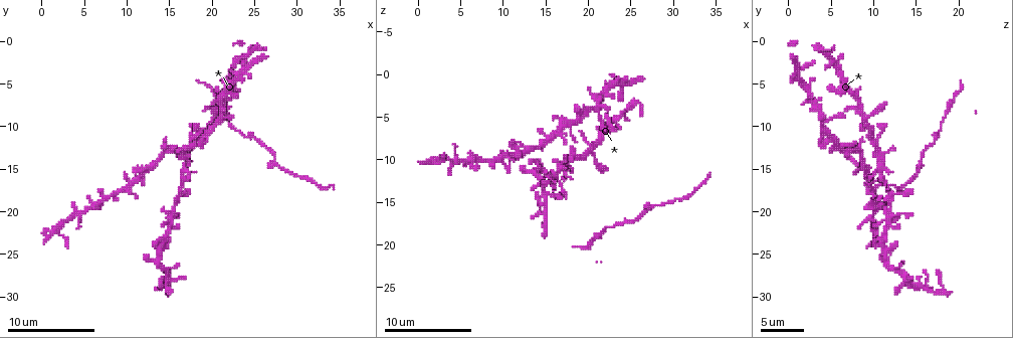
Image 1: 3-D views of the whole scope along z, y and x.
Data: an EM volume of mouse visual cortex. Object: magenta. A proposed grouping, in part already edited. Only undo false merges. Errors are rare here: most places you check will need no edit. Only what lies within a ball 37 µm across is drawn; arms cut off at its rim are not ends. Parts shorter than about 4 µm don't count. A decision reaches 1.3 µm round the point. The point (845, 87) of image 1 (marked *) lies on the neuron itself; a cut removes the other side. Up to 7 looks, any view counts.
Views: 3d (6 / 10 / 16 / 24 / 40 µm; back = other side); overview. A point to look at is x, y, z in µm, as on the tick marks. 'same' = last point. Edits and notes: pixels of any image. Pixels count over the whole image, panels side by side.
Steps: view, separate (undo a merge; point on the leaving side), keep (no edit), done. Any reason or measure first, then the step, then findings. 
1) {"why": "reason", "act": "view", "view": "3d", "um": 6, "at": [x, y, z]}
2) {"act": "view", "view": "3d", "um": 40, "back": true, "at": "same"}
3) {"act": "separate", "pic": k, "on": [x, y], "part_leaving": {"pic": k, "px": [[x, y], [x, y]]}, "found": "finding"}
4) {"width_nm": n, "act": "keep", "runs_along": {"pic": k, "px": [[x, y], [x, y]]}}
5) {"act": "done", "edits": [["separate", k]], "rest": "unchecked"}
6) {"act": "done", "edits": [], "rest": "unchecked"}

{"why": "four arms meet", "act": "view", "view": "3d", "um": 10, "at": [21.2, 7.8, 2.8]}

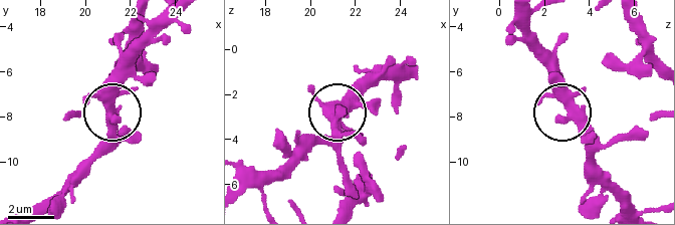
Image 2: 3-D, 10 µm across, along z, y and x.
{"arms": 4, "act": "keep", "runs_along": {"pic": 2, "px": [[647, 55], [609, 63], [567, 111], [569, 92], [547, 53]]}, "found": "continuous, no second neuron"}

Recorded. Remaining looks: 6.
{"why": "branch point", "act": "view", "view": "3d", "um": 10, "at": [20.4, 9.0, 9.6]}

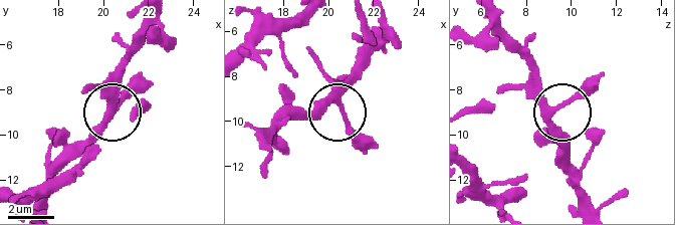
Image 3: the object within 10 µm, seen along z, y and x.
{"act": "view", "view": "3d", "um": 6, "at": [20.6, 8.9, 9.4]}

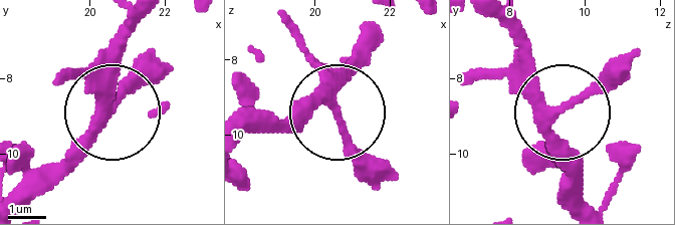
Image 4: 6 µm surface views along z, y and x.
{"arms": 3, "act": "keep", "runs_along": {"pic": 4, "px": [[488, 18], [535, 85], [565, 107], [619, 60]]}, "found": "all the same neuron"}

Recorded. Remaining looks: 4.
{"act": "view", "view": "3d", "um": 16, "at": [27.8, 14.8, 15.2]}

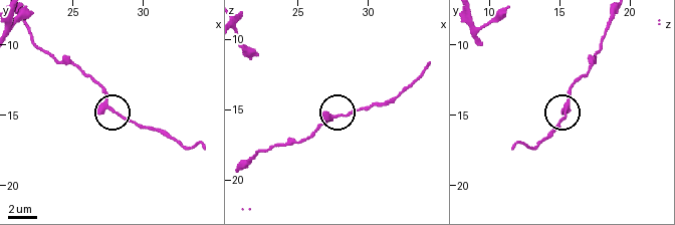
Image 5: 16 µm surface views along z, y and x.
{"act": "keep", "found": "continuous, no second neuron"}

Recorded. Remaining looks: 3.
{"act": "done", "edits": [], "rest": "unchecked"}

